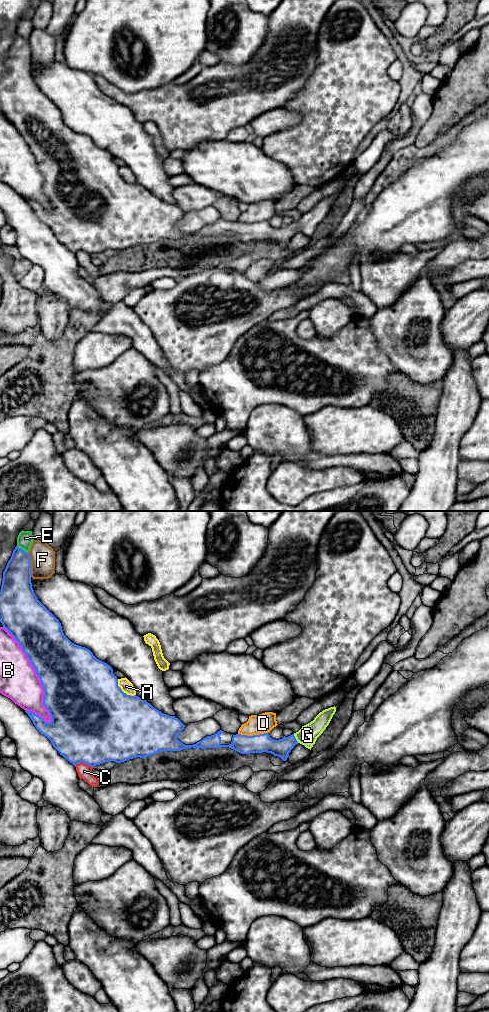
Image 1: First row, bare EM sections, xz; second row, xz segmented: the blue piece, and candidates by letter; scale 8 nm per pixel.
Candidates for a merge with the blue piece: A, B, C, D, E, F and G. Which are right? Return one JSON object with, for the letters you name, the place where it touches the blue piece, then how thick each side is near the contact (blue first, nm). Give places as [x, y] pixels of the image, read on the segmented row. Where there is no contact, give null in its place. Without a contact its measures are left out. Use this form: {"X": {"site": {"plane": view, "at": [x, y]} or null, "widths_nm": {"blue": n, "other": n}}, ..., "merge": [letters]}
{"G": {"site": {"plane": "xz", "at": [295, 738]}, "widths_nm": {"blue": 140, "other": 160}}, "merge": ["G"]}

